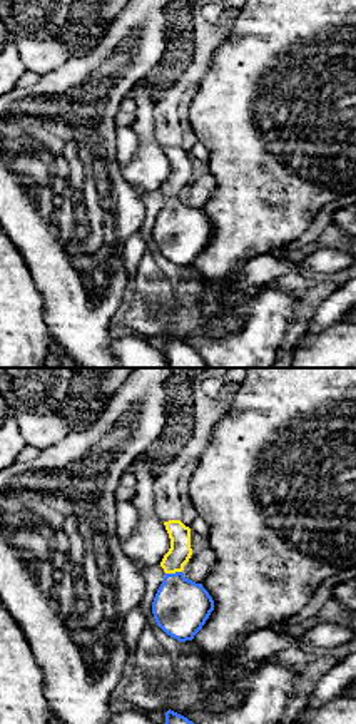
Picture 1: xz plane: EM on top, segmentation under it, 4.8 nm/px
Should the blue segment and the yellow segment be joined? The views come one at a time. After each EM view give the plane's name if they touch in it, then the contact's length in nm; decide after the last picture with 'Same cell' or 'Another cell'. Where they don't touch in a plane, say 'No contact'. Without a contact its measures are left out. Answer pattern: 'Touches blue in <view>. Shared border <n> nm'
Touches blue in xz. Shared border 80 nm

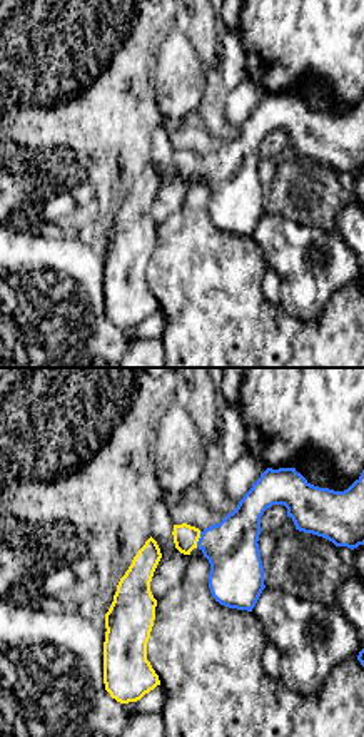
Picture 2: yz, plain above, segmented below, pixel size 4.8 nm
Touches blue in yz. Shared border 80 nm

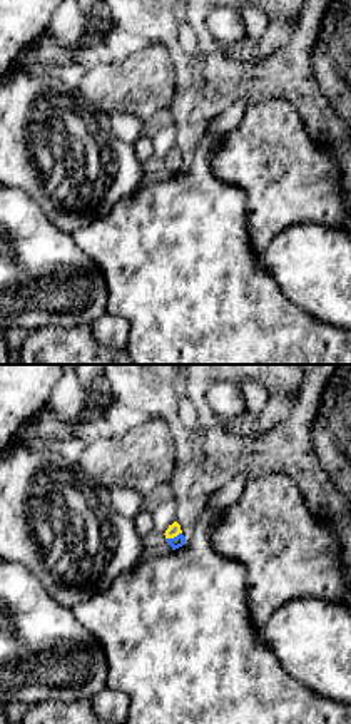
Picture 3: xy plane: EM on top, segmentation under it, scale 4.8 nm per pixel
Touches blue in xy. Shared border 80 nm

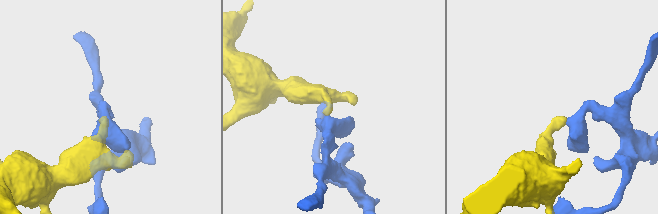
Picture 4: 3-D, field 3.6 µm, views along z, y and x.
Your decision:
Same cell

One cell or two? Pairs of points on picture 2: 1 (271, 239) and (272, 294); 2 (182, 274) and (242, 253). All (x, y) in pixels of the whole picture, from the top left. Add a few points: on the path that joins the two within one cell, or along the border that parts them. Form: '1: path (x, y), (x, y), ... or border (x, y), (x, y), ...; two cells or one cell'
1: border (267, 268), (276, 273), (279, 281), (279, 304); two cells
2: path (197, 274), (221, 274), (227, 268); one cell

